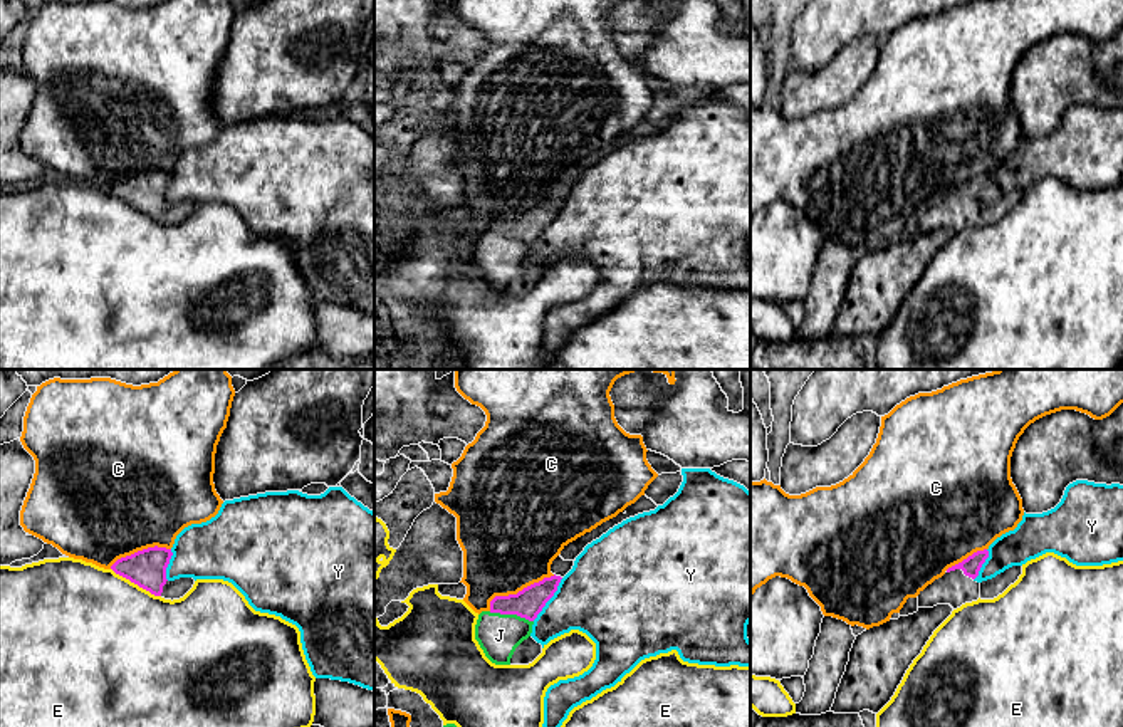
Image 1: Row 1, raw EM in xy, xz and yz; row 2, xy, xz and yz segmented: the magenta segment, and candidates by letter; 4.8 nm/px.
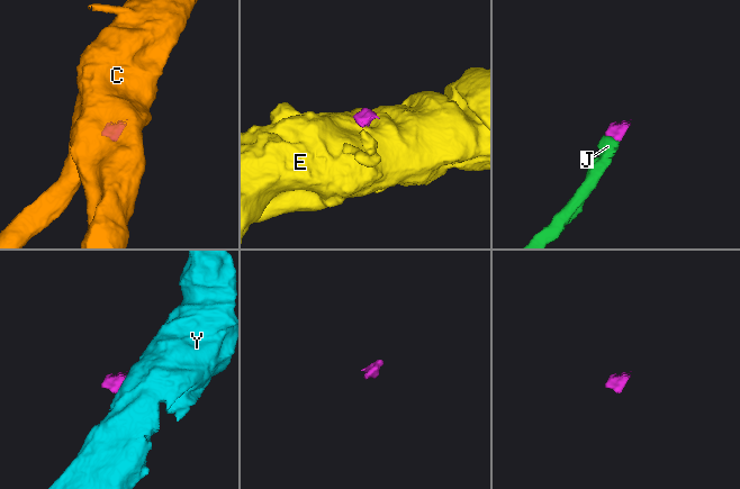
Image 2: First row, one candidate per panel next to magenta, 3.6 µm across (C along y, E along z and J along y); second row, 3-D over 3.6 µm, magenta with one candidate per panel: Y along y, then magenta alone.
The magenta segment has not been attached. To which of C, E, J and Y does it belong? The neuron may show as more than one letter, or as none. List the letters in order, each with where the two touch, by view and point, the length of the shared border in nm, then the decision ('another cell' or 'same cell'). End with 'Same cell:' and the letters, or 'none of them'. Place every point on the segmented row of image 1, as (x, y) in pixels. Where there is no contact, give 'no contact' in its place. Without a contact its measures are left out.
C: xz (519, 591) | 360 nm | another cell
E: xy (136, 583) | 280 nm | another cell
J: xz (511, 613) | 220 nm | same cell
Y: xz (549, 598) | 260 nm | another cell
Same cell: J

